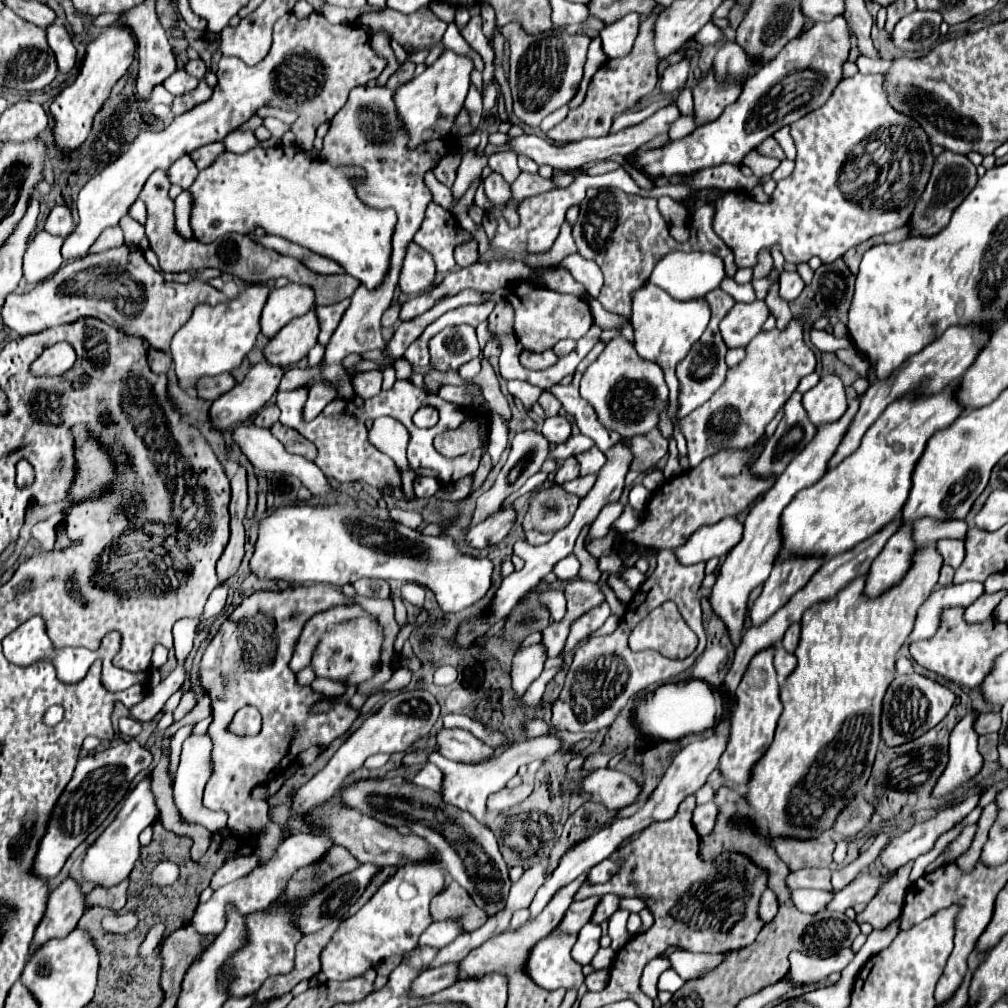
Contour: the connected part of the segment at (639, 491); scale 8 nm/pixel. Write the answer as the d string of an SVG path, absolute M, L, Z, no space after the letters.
M634 484L632 488L630 488L630 504L632 504L632 508L636 510L636 512L642 512L646 506L646 500L648 500L648 490L642 486L642 484Z

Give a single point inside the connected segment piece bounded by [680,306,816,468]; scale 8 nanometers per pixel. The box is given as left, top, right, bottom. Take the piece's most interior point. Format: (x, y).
(736, 416)

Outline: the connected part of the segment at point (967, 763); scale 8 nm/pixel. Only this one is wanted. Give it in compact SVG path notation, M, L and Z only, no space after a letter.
M976 714L964 716L950 734L950 762L942 776L938 778L932 796L942 798L968 780L972 780L982 770L982 756L978 752L978 734L972 728Z

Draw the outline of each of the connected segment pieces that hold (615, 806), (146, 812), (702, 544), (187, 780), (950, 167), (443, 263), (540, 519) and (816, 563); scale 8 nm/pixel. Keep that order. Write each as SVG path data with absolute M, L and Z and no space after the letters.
M598 768L582 778L582 788L596 796L600 804L610 810L620 810L636 802L640 786L626 774L618 770Z
M144 780L124 800L124 806L116 814L114 822L88 846L86 856L80 864L84 880L88 884L92 884L94 888L100 886L100 888L106 888L106 890L120 884L122 880L126 880L130 876L138 856L140 856L138 836L146 826L150 826L158 820L158 814L160 814L160 810L154 804L154 798L152 798L152 792L150 792L150 780Z
M724 518L710 526L700 526L684 544L674 548L674 556L680 564L708 562L710 558L724 558L742 540L742 522L736 518Z
M206 734L186 738L186 742L182 744L180 766L178 766L176 780L174 780L174 804L176 804L182 820L186 820L190 824L201 824L211 833L216 833L227 826L228 816L223 811L208 810L202 804L202 790L210 778L210 750L212 750L212 742Z
M944 150L936 162L934 162L934 170L930 176L930 182L910 218L912 224L912 236L914 234L936 234L938 230L942 230L948 222L952 212L962 204L962 200L974 190L978 182L978 174L976 174L976 166L968 160L968 156L964 154L956 154L950 150Z
M430 202L426 208L424 222L414 236L414 242L432 254L438 272L448 272L454 268L452 250L458 242L464 240L460 240L454 216L436 202Z
M554 484L546 490L540 490L528 508L524 518L524 530L542 530L542 532L558 532L578 508L580 498L574 494L566 494L562 486Z
M798 558L790 562L778 562L772 568L770 578L764 582L764 590L760 598L754 602L750 610L750 620L754 626L762 626L766 618L774 616L788 600L806 586L806 582L814 576L814 572L822 566L824 558Z

